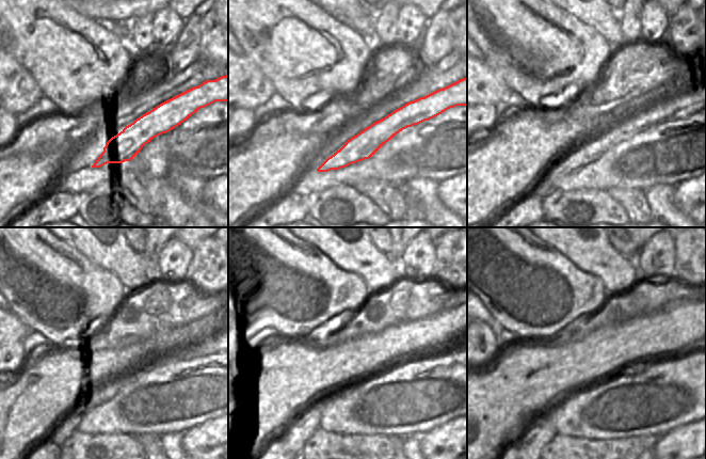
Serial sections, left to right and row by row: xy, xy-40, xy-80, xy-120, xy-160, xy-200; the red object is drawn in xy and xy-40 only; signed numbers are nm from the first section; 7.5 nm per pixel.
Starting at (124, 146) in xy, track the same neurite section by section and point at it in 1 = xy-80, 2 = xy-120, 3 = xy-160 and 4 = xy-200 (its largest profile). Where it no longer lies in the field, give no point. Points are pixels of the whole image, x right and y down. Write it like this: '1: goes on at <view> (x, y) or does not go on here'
1: goes on at xy-80 (683, 103)
2: goes on at xy-120 (206, 345)
3: goes on at xy-160 (306, 425)
4: goes on at xy-200 (542, 430)

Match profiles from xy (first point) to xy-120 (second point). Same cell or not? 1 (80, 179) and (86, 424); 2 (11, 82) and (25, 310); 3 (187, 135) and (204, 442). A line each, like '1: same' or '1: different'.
1: same
2: different
3: different

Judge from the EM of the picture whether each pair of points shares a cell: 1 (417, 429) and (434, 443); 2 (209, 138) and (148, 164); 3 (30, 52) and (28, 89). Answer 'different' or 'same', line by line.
1: different
2: same
3: different

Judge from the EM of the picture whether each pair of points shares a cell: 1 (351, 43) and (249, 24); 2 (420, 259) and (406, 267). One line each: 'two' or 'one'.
1: one
2: one

